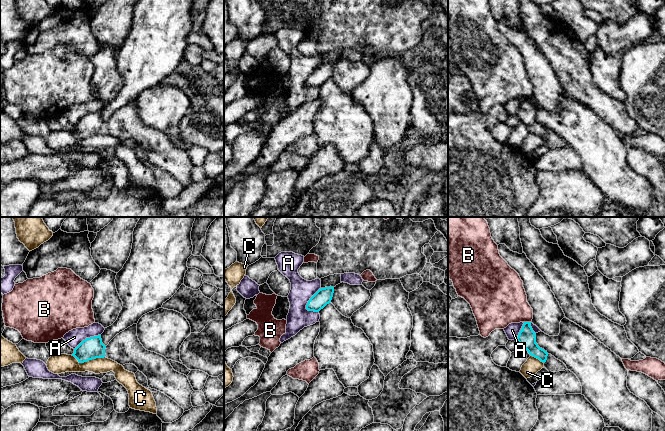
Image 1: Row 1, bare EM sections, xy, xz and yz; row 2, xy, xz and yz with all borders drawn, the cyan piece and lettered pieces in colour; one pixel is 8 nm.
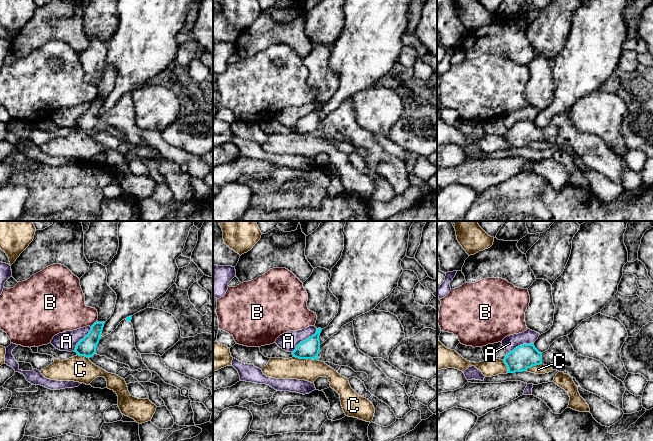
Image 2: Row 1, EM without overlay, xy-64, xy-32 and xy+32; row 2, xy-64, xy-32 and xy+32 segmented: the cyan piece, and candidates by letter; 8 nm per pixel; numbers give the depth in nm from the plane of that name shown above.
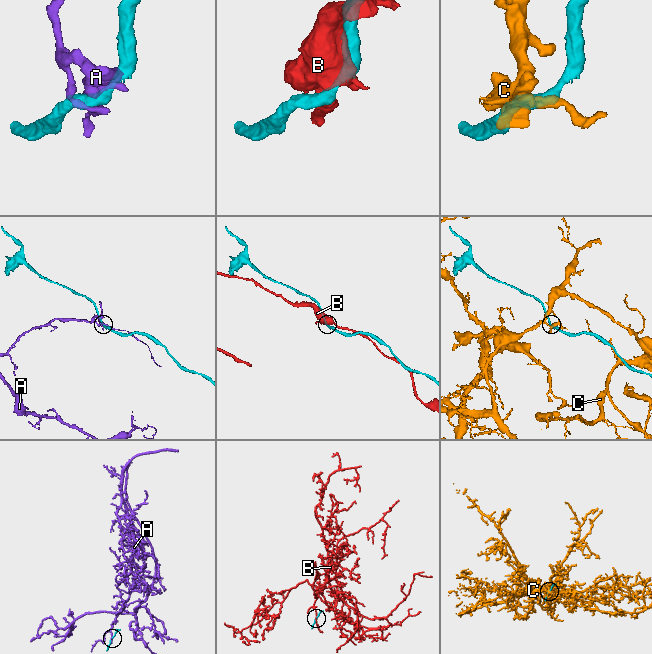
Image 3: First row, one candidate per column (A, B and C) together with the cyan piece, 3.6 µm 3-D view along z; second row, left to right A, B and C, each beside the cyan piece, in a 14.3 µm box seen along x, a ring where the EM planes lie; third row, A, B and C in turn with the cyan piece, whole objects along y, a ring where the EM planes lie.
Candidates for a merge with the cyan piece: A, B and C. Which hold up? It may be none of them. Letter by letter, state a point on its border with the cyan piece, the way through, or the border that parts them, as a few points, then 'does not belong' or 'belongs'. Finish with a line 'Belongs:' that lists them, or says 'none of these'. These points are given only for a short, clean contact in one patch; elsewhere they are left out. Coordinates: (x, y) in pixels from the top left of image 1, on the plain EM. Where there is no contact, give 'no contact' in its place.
A: meets cyan in xz at (310, 75); does not belong
B: meets cyan in yz at (527, 98); does not belong
C: meets cyan in xy at (88, 136); does not belong
Belongs: none of these

